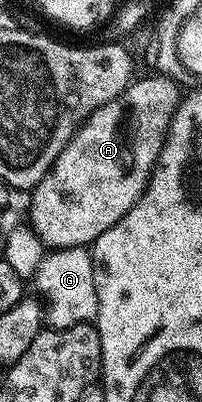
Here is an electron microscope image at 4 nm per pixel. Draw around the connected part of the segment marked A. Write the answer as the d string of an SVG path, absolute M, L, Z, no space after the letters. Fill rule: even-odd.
M153 76L144 77L141 81L133 80L118 96L110 99L110 103L99 105L80 124L76 134L64 144L58 159L54 159L48 173L31 190L32 202L28 205L26 221L49 250L91 246L98 235L102 235L102 231L110 231L110 227L114 227L114 223L118 223L118 219L122 219L122 215L126 215L126 211L130 211L130 207L144 193L159 162L176 108L182 100L182 89L177 82L169 77Z

